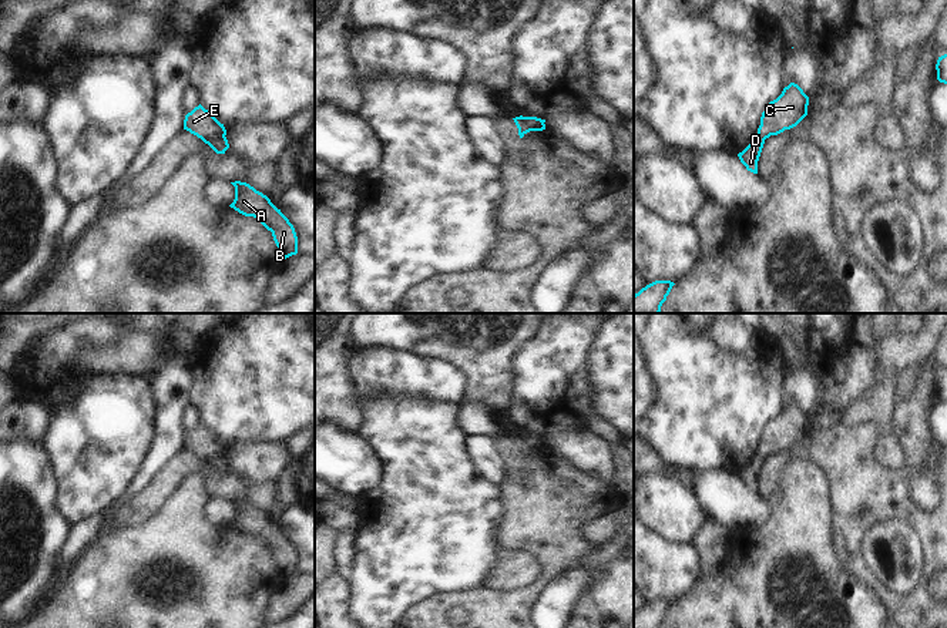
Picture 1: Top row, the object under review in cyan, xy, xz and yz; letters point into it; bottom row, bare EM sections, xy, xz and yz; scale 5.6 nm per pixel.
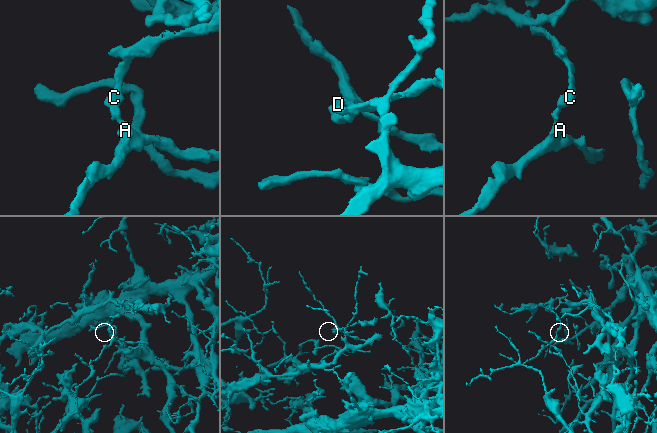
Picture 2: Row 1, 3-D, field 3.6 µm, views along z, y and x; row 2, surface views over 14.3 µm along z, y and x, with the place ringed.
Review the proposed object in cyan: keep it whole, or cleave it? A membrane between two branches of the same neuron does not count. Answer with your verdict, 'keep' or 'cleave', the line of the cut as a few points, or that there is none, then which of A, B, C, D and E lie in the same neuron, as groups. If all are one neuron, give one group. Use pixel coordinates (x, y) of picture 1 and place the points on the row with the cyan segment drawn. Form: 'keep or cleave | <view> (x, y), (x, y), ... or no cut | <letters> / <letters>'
cleave | xy (224, 135), (210, 135), (204, 141) | A B D / C E

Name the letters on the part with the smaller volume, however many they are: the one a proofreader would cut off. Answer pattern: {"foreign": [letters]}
{"foreign": ["C", "E"]}

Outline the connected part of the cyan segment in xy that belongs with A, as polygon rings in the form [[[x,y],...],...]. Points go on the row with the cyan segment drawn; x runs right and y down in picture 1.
[[[231,182],[235,187],[235,199],[229,205],[245,216],[256,218],[272,232],[276,246],[286,259],[298,253],[298,236],[293,225],[271,199],[246,182]]]

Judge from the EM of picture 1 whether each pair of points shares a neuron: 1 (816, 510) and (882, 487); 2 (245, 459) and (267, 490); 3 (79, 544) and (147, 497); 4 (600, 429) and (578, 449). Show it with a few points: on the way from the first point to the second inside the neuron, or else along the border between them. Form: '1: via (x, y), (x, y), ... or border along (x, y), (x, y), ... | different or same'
1: border along (823, 473), (830, 500), (830, 540) | different
2: border along (231, 467), (251, 483), (275, 480) | different
3: border along (117, 504), (108, 526) | different
4: border along (588, 429), (610, 443) | different

